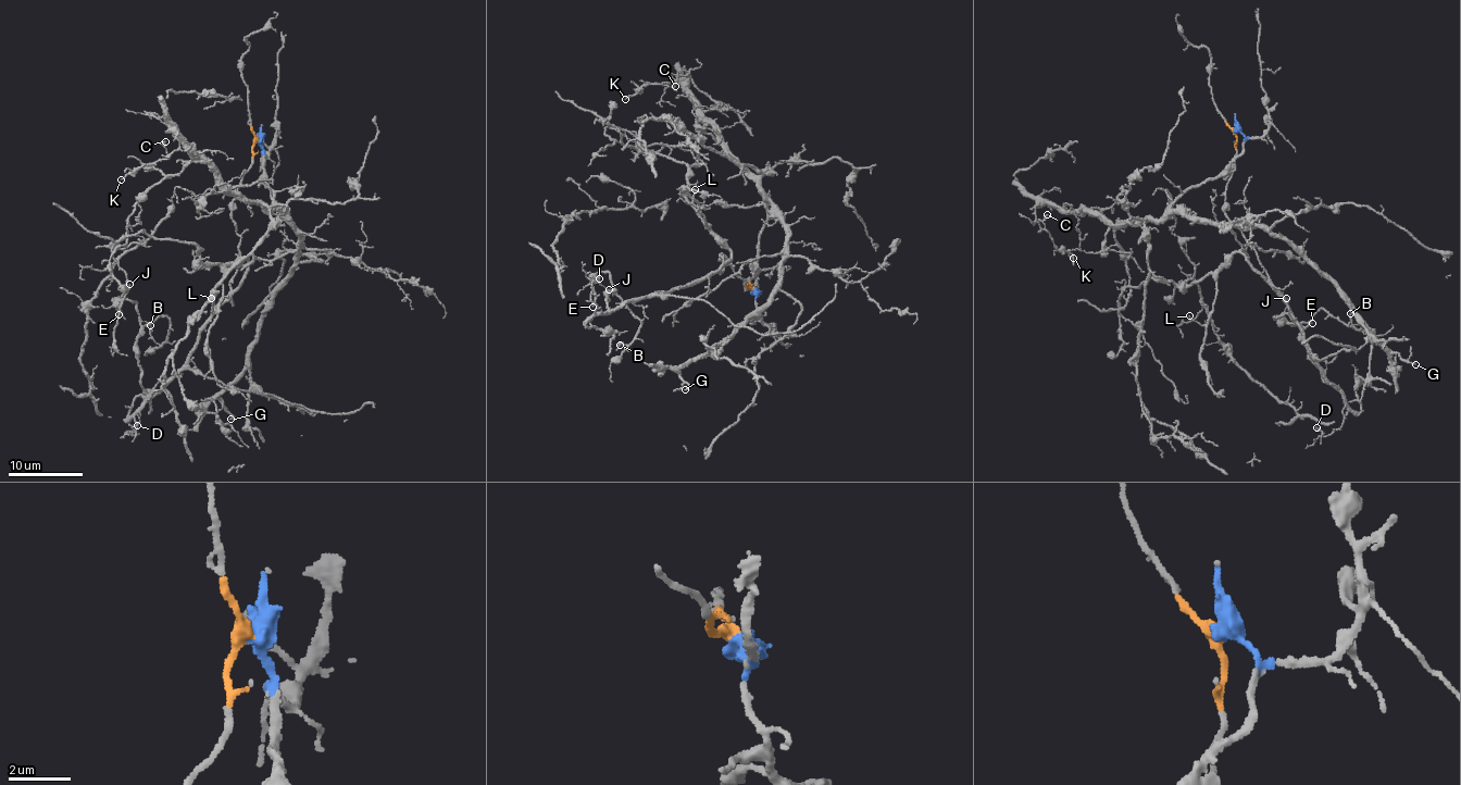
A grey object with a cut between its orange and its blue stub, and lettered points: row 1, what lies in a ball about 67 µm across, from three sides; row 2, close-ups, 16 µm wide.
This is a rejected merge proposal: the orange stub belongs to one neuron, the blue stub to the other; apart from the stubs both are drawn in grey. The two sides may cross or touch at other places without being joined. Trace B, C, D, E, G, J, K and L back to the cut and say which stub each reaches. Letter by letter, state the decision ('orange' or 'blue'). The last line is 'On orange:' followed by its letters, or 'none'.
B: orange
C: blue
D: orange
E: orange
G: blue
J: orange
K: blue
L: orange
On orange: B, D, E, J, L

